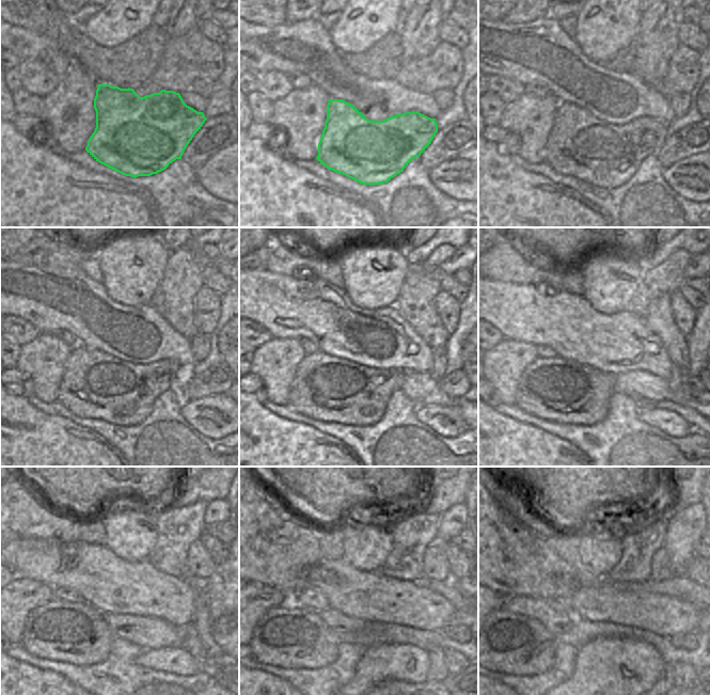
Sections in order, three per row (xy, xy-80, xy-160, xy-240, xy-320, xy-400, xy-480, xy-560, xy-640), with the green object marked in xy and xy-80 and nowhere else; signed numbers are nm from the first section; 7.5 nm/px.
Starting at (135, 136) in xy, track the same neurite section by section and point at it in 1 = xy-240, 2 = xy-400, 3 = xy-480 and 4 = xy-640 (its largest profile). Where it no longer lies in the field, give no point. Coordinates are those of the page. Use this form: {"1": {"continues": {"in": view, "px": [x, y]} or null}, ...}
{"1": {"continues": {"in": "xy-240", "px": [95, 384]}}, "2": {"continues": {"in": "xy-400", "px": [554, 389]}}, "3": {"continues": {"in": "xy-480", "px": [77, 633]}}, "4": {"continues": {"in": "xy-640", "px": [507, 643]}}}

